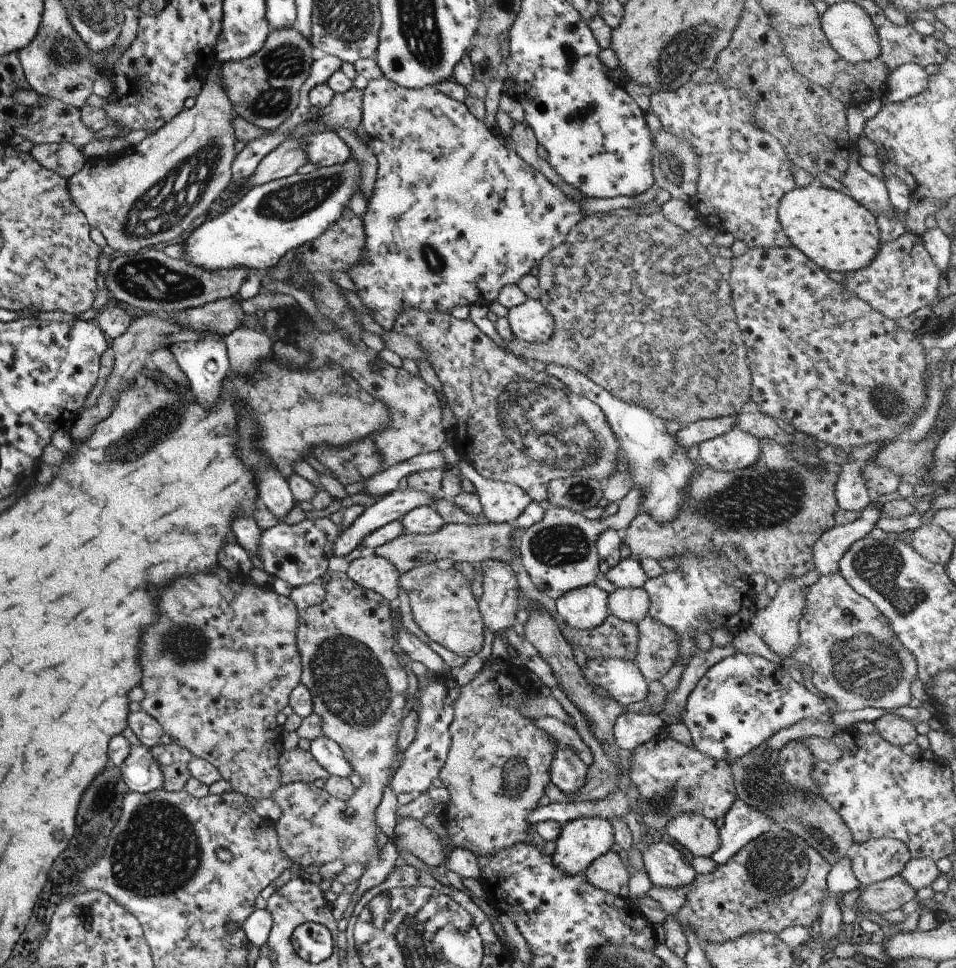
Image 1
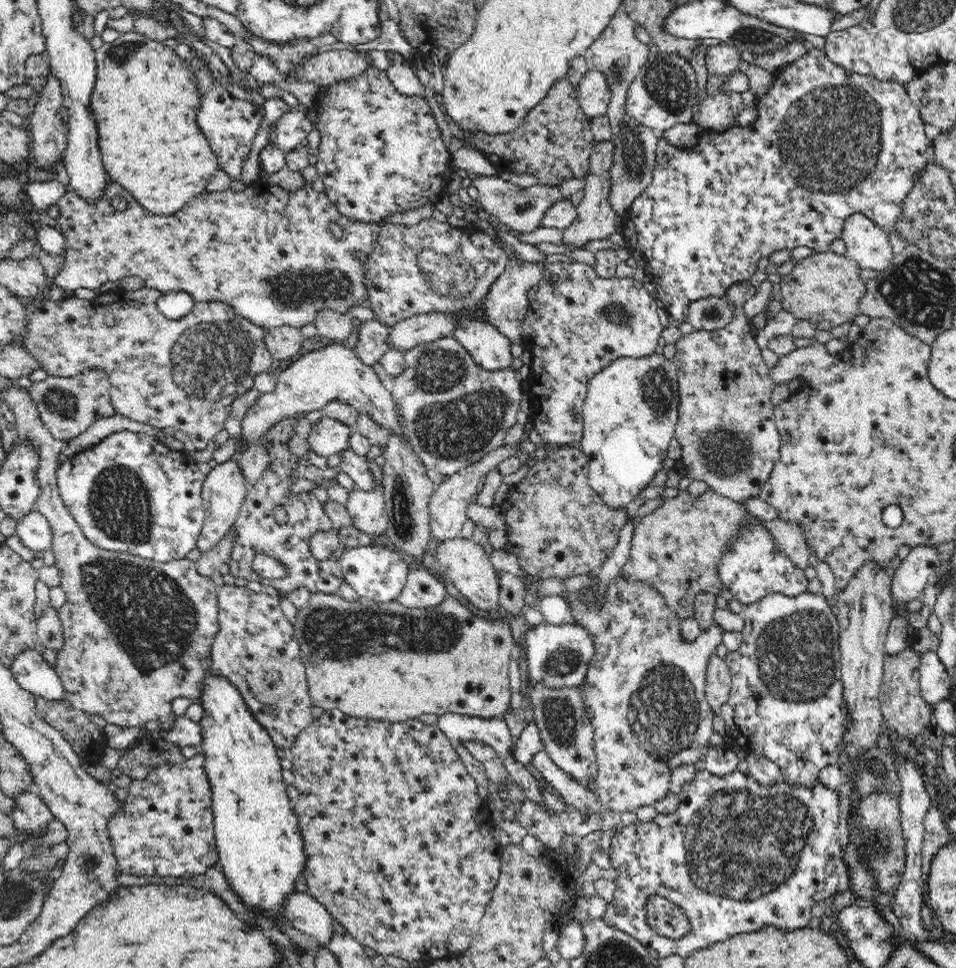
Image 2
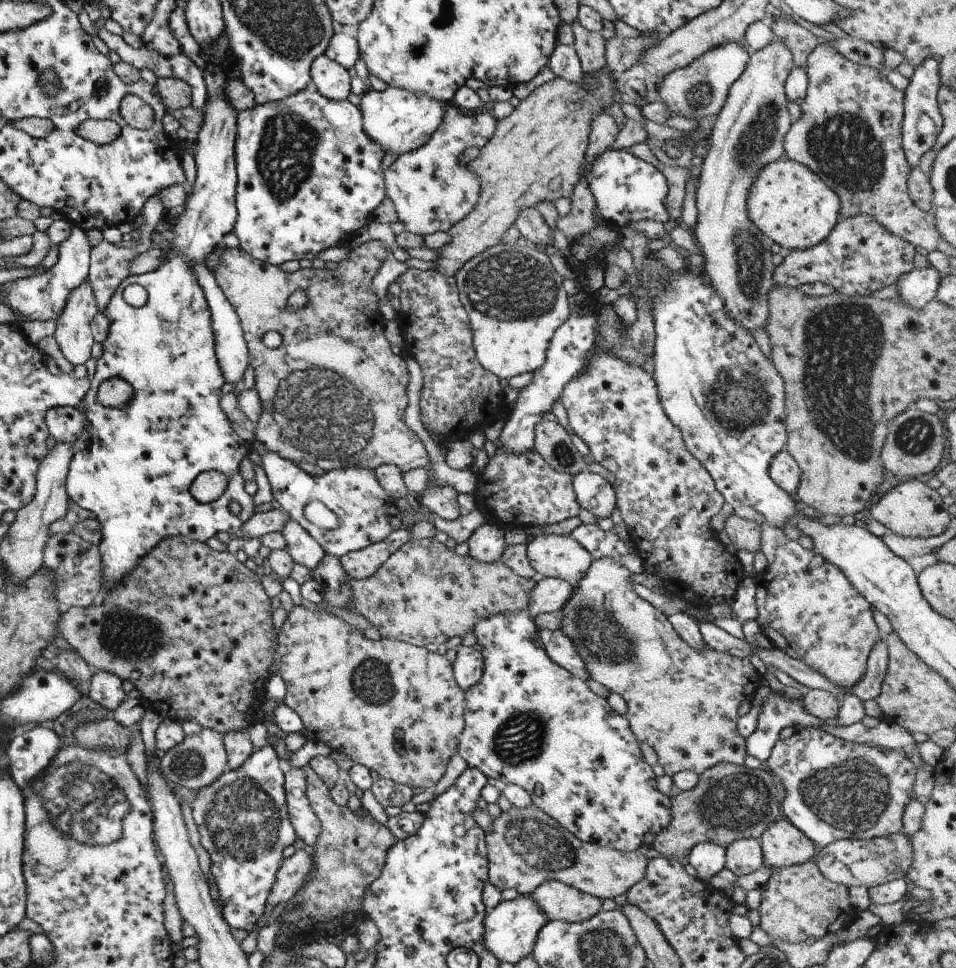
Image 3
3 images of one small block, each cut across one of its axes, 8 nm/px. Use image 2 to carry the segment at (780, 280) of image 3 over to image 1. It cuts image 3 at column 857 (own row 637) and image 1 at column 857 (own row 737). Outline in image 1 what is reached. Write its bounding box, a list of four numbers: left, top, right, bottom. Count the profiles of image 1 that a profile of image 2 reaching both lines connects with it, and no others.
[840,231,940,322]

